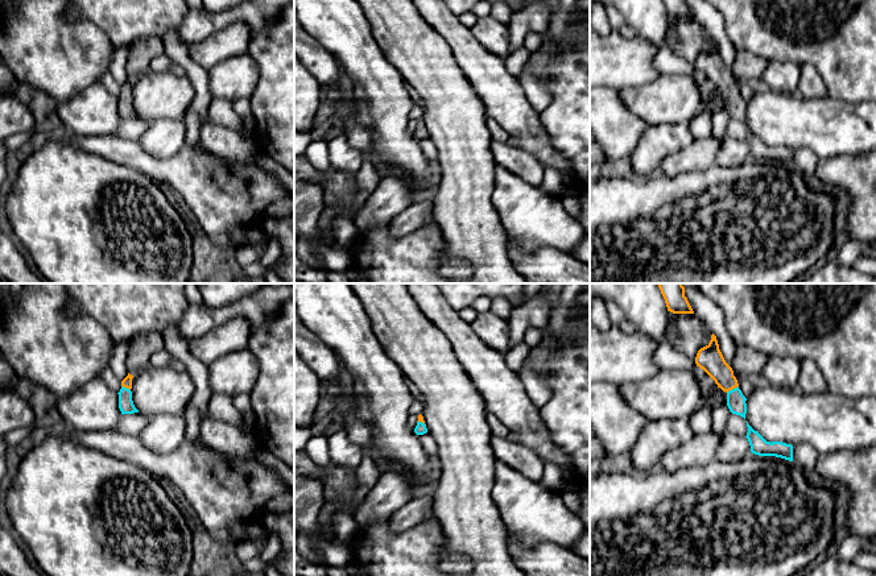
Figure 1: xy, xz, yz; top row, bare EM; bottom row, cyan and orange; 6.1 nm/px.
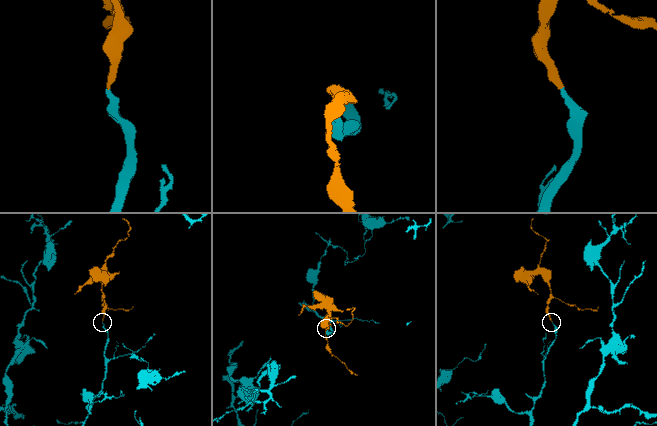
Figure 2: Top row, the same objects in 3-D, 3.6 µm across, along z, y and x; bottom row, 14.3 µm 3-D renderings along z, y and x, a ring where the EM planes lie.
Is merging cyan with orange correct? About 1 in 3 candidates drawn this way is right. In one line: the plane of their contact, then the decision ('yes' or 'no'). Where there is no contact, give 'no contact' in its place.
yz | yes

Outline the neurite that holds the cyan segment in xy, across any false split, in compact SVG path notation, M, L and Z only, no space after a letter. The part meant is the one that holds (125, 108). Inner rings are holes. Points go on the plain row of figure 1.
M128 78L128 80L121 86L121 94L119 99L119 113L121 119L133 119L139 117L132 105L132 83L133 80Z

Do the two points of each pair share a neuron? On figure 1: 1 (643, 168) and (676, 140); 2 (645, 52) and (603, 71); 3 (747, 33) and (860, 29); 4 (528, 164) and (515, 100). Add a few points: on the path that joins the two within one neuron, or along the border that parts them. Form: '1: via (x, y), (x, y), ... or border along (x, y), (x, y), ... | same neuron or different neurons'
1: via (649, 160), (668, 141) | same neuron
2: via (635, 56), (627, 62), (614, 62) | same neuron
3: via (775, 37), (793, 49), (821, 46), (833, 41) | same neuron
4: border along (519, 146), (529, 152), (544, 166) | different neurons

